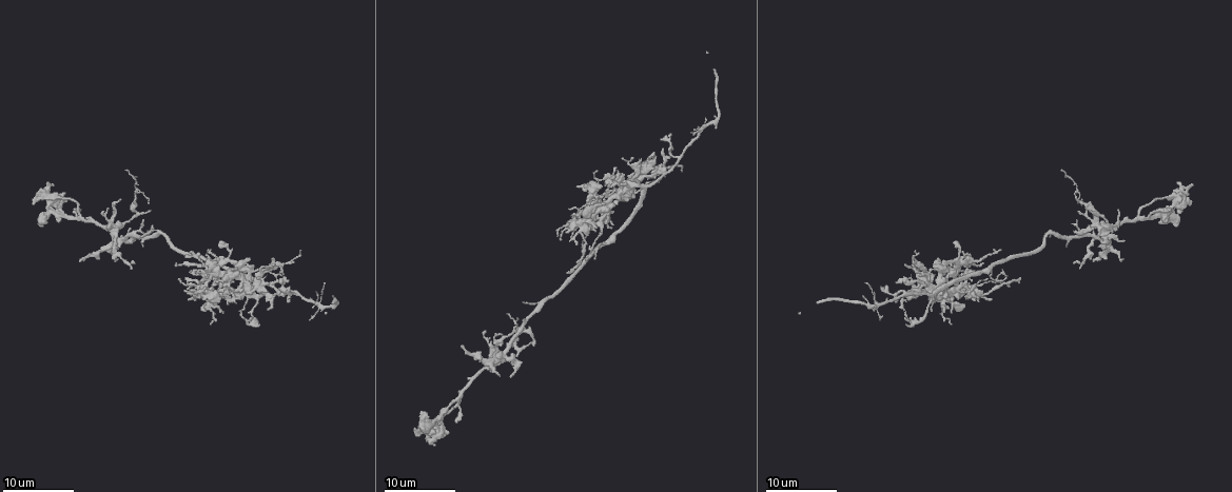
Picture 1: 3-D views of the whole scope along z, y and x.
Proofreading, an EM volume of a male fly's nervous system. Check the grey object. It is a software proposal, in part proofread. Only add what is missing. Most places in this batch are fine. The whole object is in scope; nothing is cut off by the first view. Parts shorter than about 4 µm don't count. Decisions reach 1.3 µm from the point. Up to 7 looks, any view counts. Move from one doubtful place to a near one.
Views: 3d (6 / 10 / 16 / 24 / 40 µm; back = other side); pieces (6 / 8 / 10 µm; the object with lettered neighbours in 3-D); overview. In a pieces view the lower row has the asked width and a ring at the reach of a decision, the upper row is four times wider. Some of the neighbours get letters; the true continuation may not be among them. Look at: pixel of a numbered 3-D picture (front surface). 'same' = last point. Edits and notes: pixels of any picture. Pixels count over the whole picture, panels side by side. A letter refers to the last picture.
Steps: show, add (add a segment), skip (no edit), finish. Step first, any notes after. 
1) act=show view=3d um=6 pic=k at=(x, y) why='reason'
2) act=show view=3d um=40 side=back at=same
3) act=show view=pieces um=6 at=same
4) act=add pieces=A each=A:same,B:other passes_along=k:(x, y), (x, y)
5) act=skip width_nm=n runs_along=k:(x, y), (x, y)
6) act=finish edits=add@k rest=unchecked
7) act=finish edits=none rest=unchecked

act=show view=3d um=16 pic=1 at=(281, 281) why='an open end'

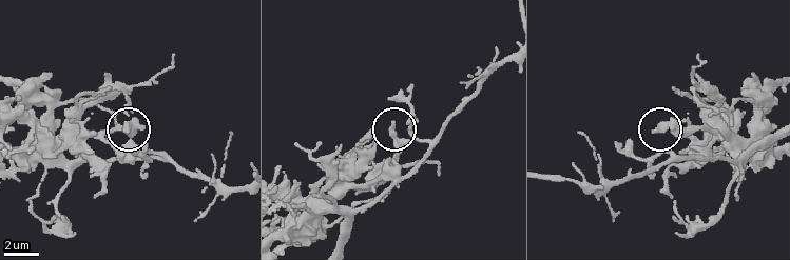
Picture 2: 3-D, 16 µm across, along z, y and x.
act=show view=3d um=10 pic=2 at=(393, 124)

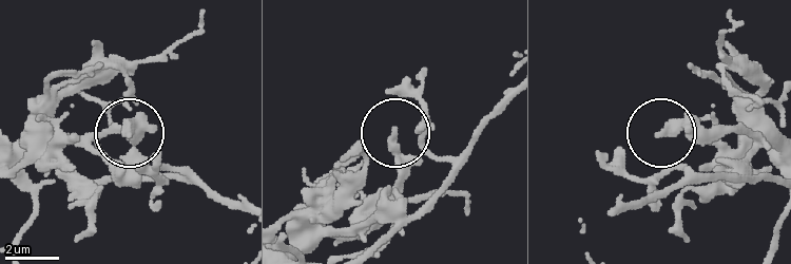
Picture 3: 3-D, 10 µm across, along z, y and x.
act=show view=pieces um=6 pic=3 at=(661, 134) why='see the neighbours'

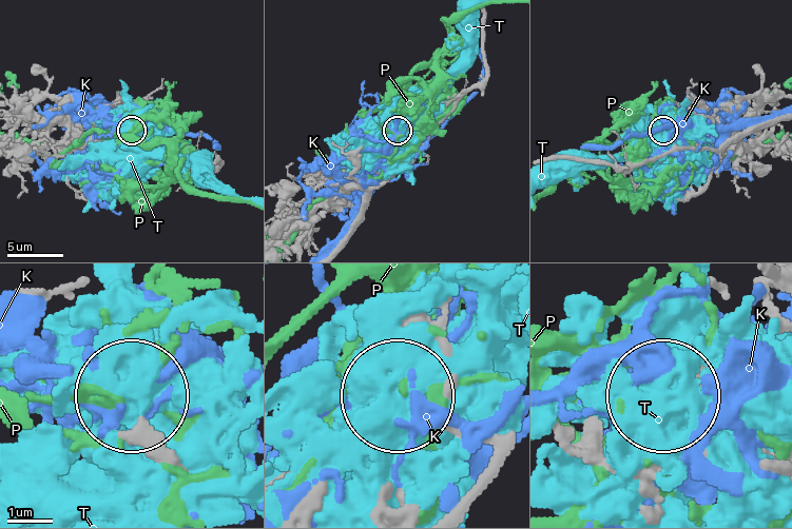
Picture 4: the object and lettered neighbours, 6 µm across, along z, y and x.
act=skip each=K:other,P:other,T:other found='no lettered segment goes on from it'

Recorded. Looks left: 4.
act=show view=3d um=24 pic=1 at=(801, 311) why='branch stops here'

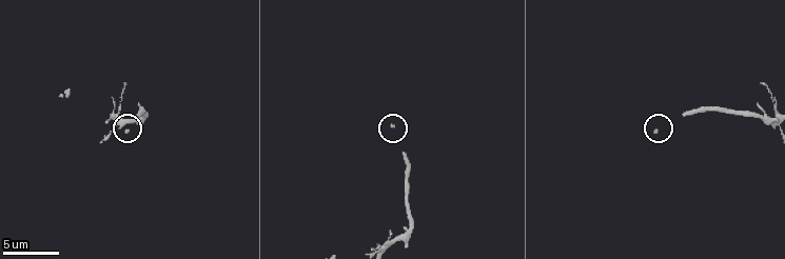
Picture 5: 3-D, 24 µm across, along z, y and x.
act=show view=pieces um=10 pic=5 at=(391, 123) why='what lies round it'

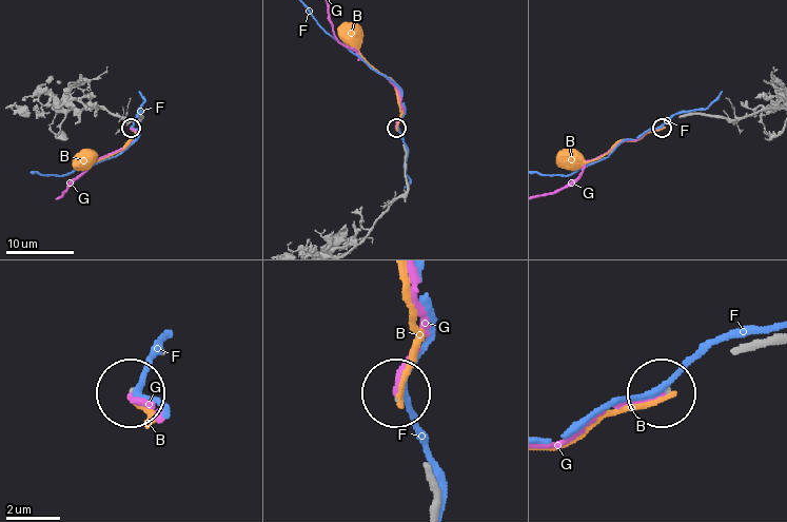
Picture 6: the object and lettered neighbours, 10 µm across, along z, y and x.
act=add pieces=G each=B:other,F:other,G:same passes_along=6:(405, 159), (396, 128), (401, 111), (399, 92), (335, 37) found='it goes on there'

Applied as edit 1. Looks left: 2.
act=finish edits=add@6 rest=unchecked

